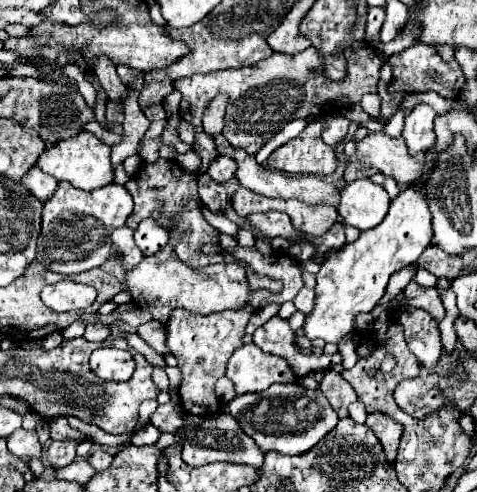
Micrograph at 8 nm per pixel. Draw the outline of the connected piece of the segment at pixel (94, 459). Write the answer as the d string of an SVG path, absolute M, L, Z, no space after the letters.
M95 451L95 453L91 453L91 455L87 457L87 461L89 461L89 465L91 465L95 471L103 471L103 469L107 469L107 467L111 465L113 455L107 453L107 451Z

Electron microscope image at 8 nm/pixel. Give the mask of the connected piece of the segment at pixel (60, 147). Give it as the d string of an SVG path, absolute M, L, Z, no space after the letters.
M81 131L79 135L75 135L75 139L63 139L63 143L45 149L37 159L37 167L43 173L53 175L57 181L69 181L77 189L93 191L113 181L113 167L111 167L109 153L111 153L109 145L101 143L93 133Z

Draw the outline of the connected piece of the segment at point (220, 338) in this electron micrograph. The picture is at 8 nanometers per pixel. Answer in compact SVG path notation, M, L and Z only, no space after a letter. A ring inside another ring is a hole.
M243 305L239 311L219 311L215 315L195 315L191 311L175 309L171 311L171 319L167 321L167 347L179 361L179 369L183 373L183 381L179 387L183 409L191 415L207 417L221 411L219 399L215 395L215 381L225 375L227 361L235 349L239 349L241 337L245 333L245 325L251 317L253 307ZM201 359L201 363L197 363Z

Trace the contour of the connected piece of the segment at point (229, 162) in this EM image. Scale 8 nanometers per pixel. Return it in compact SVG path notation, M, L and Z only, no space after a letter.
M217 157L217 159L213 159L209 163L207 175L211 175L211 179L217 181L217 183L227 183L233 177L235 167L237 165L235 165L235 161L231 157Z

